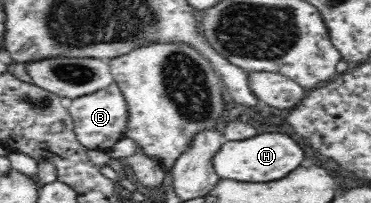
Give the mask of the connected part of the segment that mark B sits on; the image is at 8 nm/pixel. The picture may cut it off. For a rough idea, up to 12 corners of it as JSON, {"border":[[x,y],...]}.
{"border":[[115,82],[67,99],[75,135],[104,152],[129,110]]}

